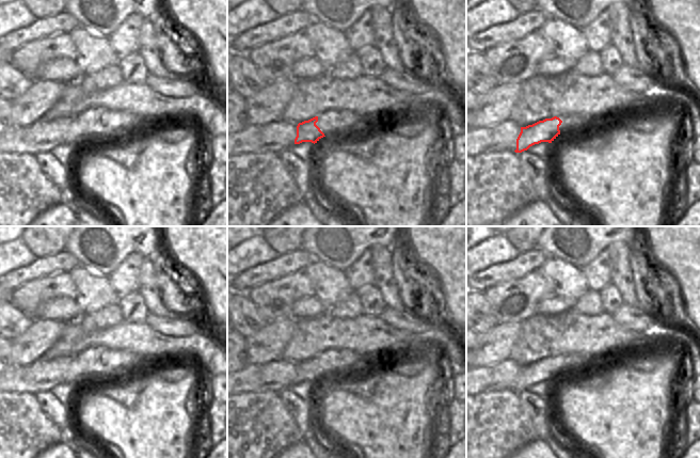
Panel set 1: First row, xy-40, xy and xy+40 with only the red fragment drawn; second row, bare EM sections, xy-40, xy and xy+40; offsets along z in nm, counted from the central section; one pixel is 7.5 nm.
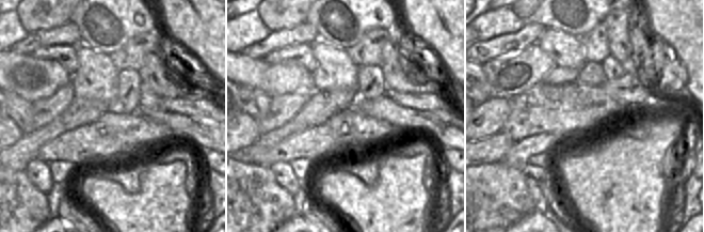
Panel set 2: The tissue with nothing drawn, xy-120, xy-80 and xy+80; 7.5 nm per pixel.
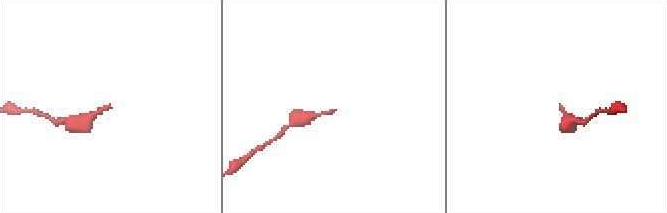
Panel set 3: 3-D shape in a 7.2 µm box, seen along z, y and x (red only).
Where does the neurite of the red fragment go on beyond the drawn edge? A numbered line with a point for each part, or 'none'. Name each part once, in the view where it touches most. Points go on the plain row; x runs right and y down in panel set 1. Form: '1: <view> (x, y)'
1: xy (331, 361).

